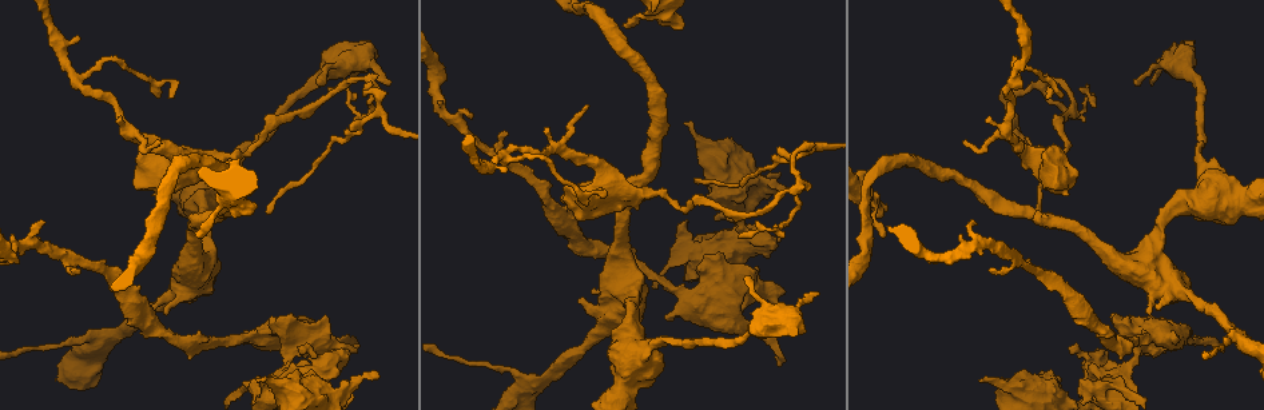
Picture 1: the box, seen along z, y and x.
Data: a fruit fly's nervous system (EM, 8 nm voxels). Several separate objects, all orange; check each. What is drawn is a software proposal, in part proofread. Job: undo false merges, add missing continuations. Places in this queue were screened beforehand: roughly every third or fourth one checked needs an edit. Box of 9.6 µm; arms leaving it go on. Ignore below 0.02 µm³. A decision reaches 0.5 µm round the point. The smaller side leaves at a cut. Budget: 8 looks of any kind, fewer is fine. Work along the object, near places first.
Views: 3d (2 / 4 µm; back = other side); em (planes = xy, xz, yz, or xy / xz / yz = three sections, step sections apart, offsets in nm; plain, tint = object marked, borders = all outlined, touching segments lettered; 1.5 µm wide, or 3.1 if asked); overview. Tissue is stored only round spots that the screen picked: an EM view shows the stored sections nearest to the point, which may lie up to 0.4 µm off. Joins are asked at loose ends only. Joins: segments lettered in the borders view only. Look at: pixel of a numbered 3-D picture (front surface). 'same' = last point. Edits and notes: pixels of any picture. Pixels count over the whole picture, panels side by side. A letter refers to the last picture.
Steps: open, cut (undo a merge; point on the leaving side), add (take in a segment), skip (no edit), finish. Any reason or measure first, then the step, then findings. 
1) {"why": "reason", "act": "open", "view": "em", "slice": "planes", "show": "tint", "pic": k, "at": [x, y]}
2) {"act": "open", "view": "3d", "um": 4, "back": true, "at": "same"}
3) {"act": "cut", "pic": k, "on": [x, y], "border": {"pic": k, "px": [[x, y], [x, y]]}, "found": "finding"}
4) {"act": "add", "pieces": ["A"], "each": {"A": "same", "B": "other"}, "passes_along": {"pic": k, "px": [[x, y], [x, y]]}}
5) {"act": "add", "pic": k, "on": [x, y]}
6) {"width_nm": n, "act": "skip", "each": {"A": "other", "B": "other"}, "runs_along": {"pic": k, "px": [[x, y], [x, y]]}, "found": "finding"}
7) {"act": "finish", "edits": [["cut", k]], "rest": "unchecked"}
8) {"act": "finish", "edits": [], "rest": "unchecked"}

{"why": "calibre changes", "act": "open", "view": "em", "slice": "planes", "show": "plain", "pic": 1, "at": [547, 200]}

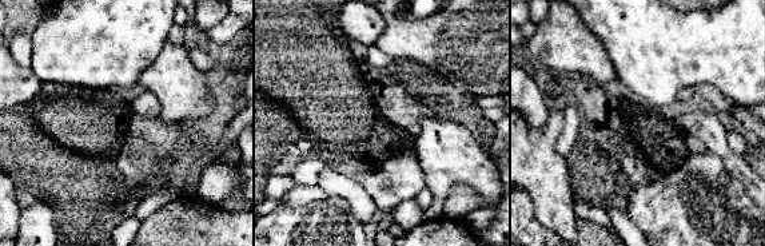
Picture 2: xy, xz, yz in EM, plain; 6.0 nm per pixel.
{"why": "what lies round it", "act": "open", "view": "em", "slice": "planes", "show": "borders", "at": "same"}

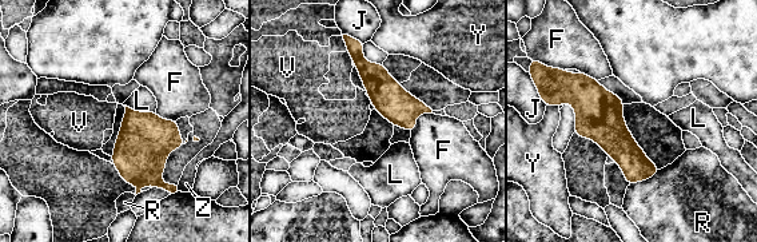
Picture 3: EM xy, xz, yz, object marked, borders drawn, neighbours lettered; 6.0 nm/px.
{"act": "skip", "each": {"F": "other", "J": "other", "L": "other", "R": "other", "V": "other", "Y": "other", "Z": "other"}, "found": "all the same cell"}

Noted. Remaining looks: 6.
{"why": "branch stops here", "act": "open", "view": "em", "slice": "xz", "step": 8, "show": "tint", "pic": 1, "at": [973, 224]}

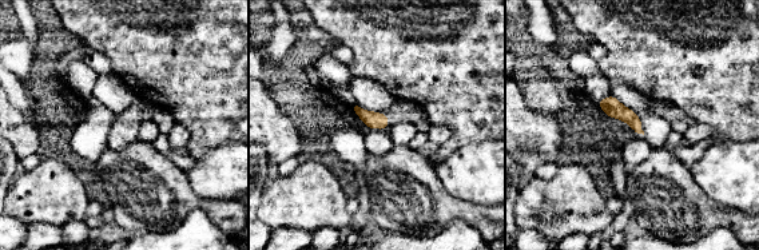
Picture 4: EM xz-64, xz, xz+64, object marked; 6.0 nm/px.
{"why": "see the neighbours", "act": "open", "view": "em", "slice": "xz", "step": 8, "show": "borders", "at": "same"}

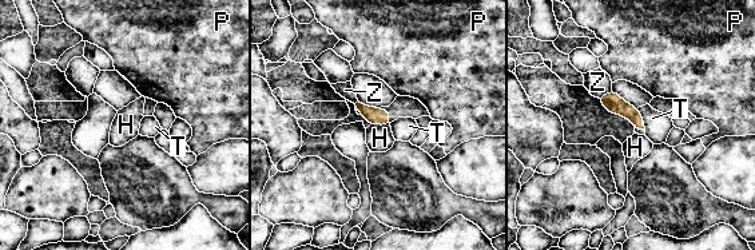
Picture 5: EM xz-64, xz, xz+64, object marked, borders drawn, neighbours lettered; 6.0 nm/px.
{"act": "skip", "each": {"H": "other", "P": "other", "T": "other", "Z": "other"}, "border": {"pic": 5, "px": [[636, 108], [644, 120]]}, "found": "no lettered segment goes on from it"}

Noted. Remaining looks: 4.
{"why": "stops while still wide", "act": "open", "view": "em", "slice": "planes", "show": "borders", "pic": 1, "at": [1175, 340]}

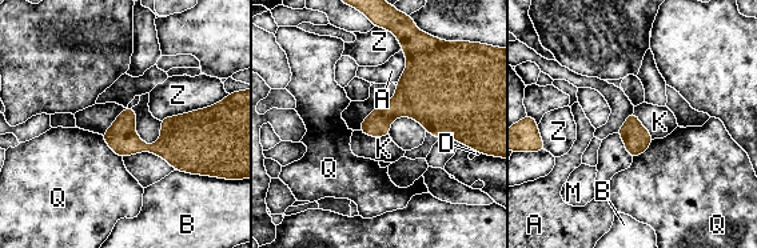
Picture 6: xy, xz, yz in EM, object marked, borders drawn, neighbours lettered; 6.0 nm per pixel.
{"act": "skip", "each": {"A": "other", "B": "other", "D": "other", "K": "other", "M": "other", "Q": "other", "Z": "other"}, "border": {"pic": 6, "px": [[100, 135], [122, 158]]}, "found": "no lettered segment goes on from it"}

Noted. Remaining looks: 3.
{"act": "finish", "edits": [], "rest": "unchecked"}

